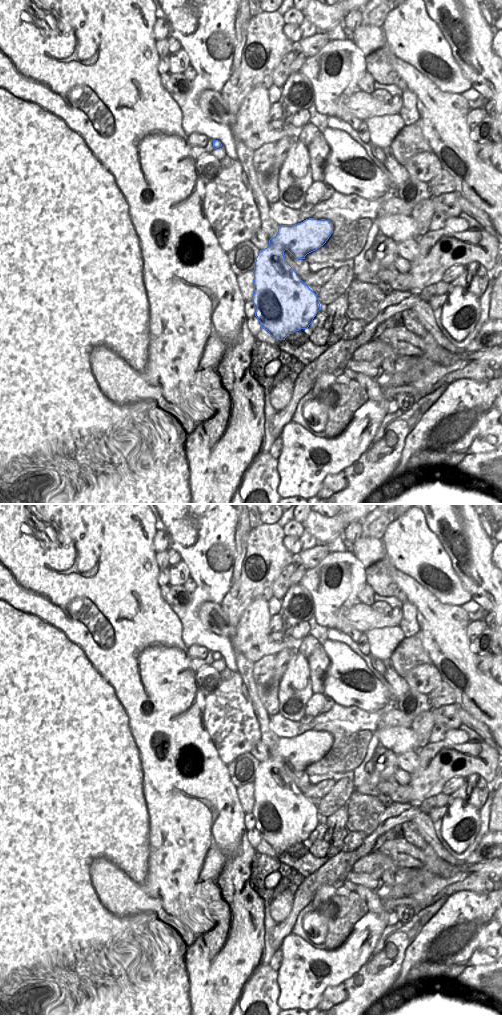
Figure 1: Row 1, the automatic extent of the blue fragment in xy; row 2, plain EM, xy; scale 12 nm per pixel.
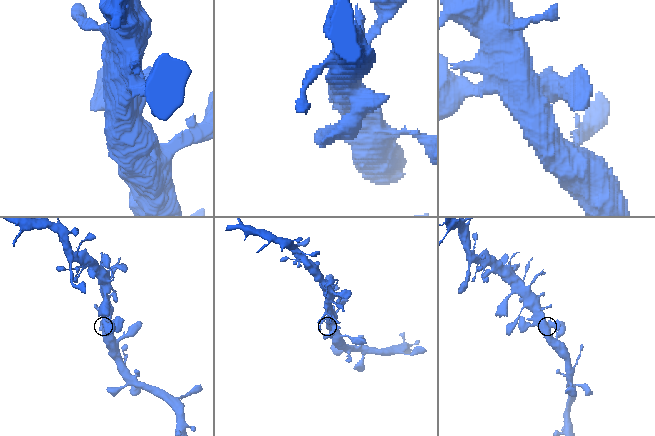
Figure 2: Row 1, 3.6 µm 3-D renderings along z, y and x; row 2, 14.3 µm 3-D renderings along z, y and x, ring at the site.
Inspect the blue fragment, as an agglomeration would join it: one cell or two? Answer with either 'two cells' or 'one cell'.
one cell

